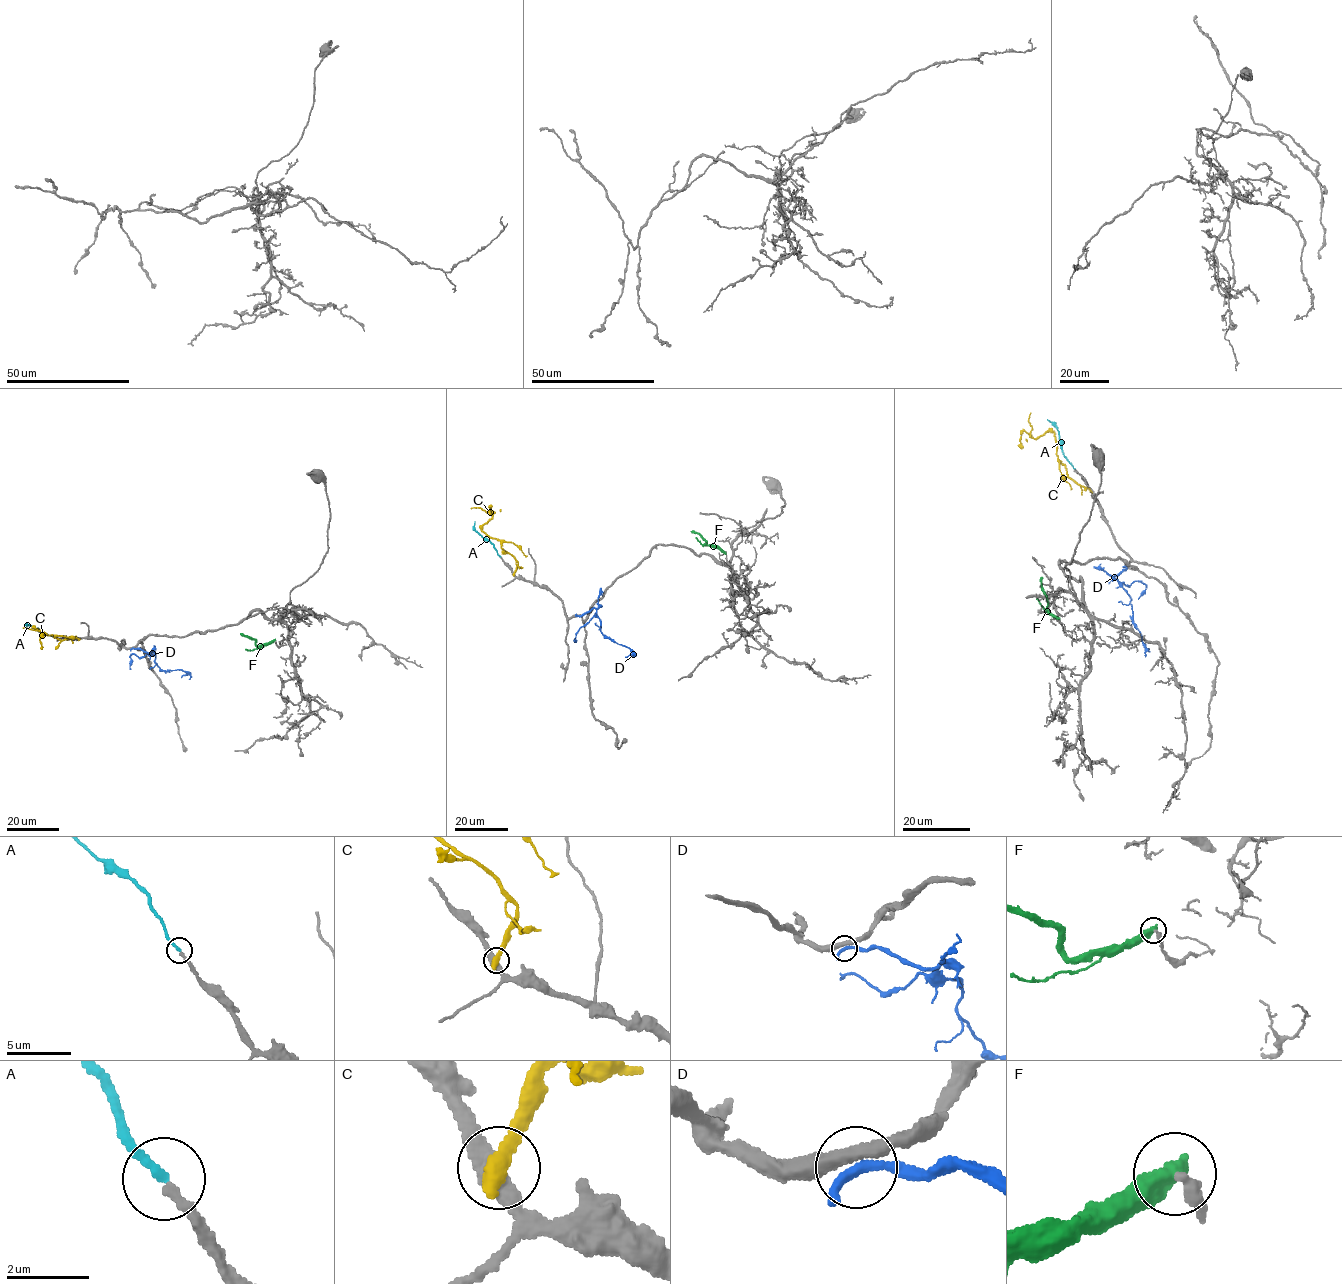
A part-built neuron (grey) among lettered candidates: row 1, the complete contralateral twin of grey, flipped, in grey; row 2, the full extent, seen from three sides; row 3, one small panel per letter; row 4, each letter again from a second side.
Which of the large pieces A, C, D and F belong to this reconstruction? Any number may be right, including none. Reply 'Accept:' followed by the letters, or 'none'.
Accept: none

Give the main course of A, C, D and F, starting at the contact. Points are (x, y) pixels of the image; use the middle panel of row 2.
A: (500, 556), (493, 544), (478, 533), (475, 521)
C: (514, 573), (518, 562), (501, 547), (499, 541), (482, 529), (492, 517), (490, 506), (488, 508), (490, 514)
D: (577, 616), (595, 609), (602, 633), (632, 652), (625, 657)
F: (725, 552), (708, 544), (691, 531)

